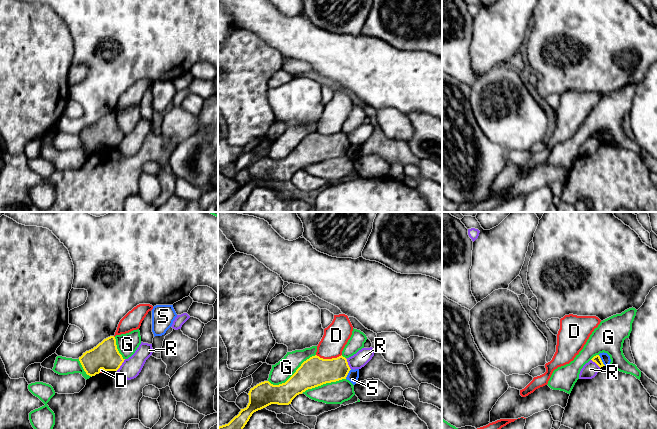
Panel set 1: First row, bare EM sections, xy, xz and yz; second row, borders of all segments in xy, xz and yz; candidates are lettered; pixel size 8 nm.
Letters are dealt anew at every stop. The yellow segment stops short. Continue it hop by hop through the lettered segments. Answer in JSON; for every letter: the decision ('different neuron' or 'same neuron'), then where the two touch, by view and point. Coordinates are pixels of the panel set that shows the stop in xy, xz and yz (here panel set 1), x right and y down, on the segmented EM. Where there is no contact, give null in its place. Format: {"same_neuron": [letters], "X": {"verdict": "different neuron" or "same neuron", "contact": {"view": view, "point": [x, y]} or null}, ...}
{"same_neuron": [], "D": {"verdict": "different neuron", "contact": {"view": "xz", "point": [329, 359]}}, "G": {"verdict": "different neuron", "contact": {"view": "xz", "point": [293, 374]}}, "R": {"verdict": "different neuron", "contact": {"view": "xy", "point": [121, 364]}}, "S": {"verdict": "different neuron", "contact": {"view": "yz", "point": [601, 360]}}}

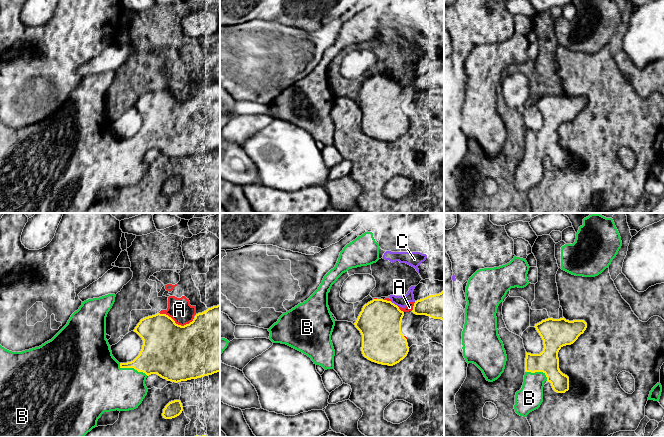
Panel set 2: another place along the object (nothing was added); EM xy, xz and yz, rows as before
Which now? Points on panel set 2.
{"same_neuron": ["B"], "A": {"verdict": "different neuron", "contact": {"view": "xy", "point": [177, 324]}}, "B": {"verdict": "same neuron", "contact": {"view": "xy", "point": [132, 367]}}, "C": {"verdict": "different neuron", "contact": {"view": "xz", "point": [393, 303]}}}

